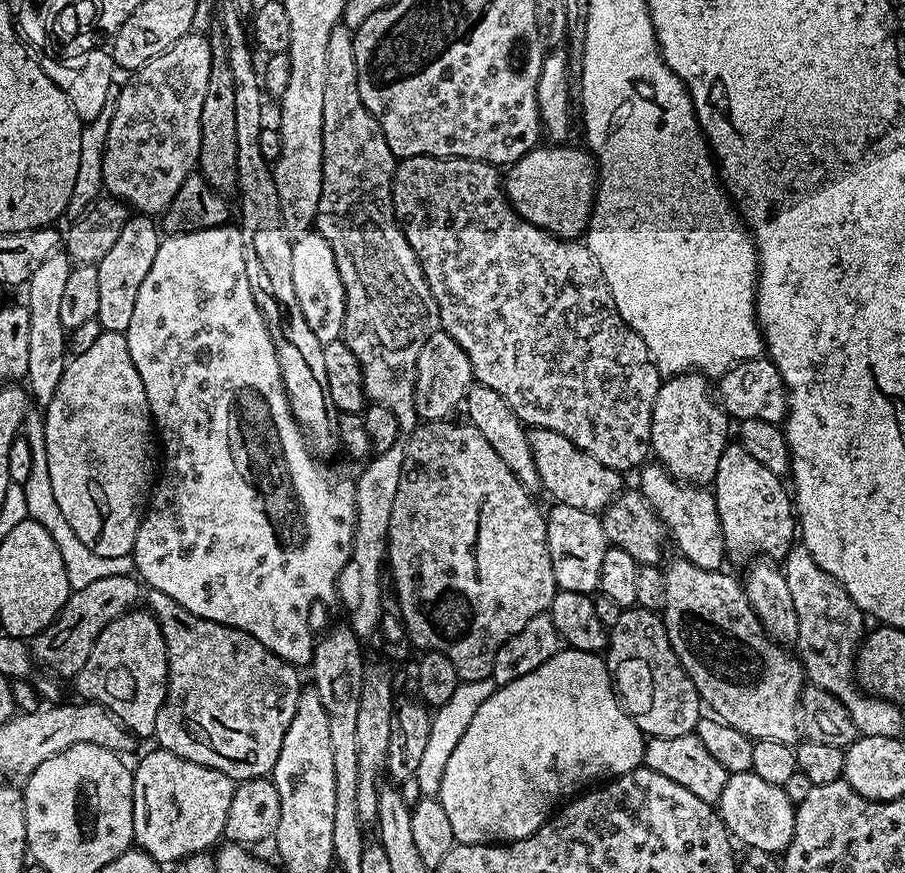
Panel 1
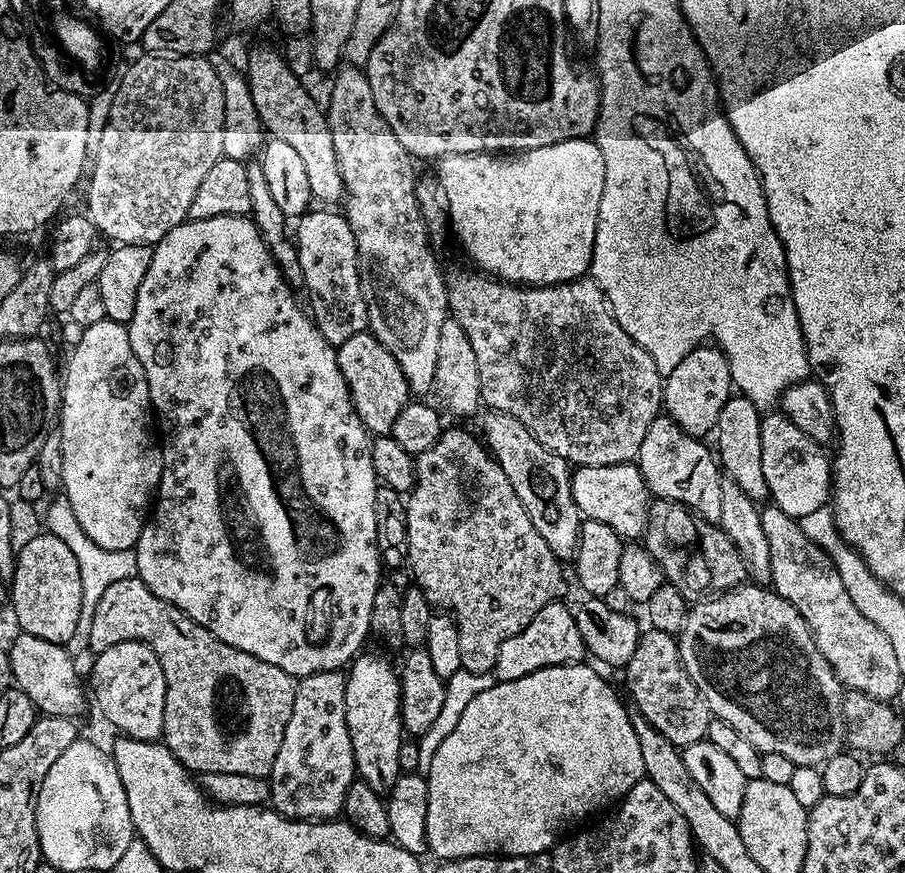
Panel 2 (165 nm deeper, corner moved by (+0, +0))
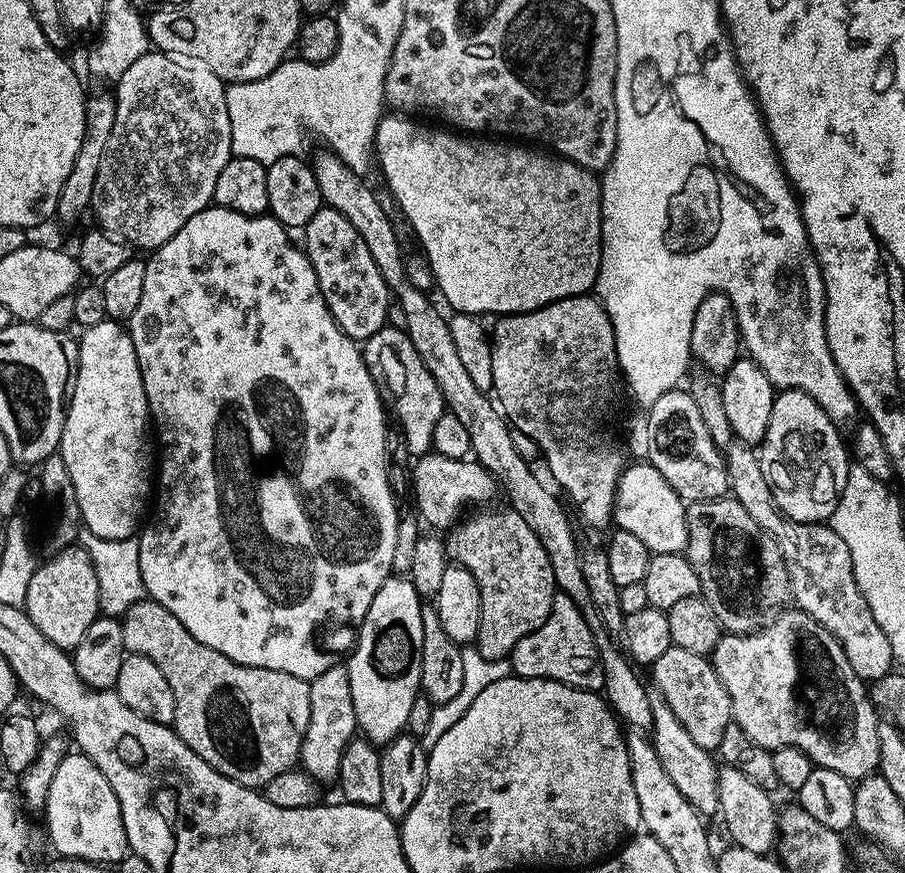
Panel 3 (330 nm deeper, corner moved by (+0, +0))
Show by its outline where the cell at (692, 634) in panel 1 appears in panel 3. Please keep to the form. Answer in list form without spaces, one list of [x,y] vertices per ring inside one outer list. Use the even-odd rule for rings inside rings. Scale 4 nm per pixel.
[[[789,610],[781,611],[775,619],[765,623],[763,627],[755,632],[721,635],[718,646],[712,651],[710,659],[714,670],[718,674],[718,678],[722,678],[722,686],[726,686],[726,694],[730,694],[734,723],[742,726],[742,731],[745,732],[746,738],[750,738],[750,742],[758,742],[758,746],[769,750],[775,750],[777,748],[797,748],[805,752],[806,755],[812,759],[815,767],[838,770],[838,774],[842,774],[850,781],[855,782],[864,776],[873,775],[880,766],[878,709],[872,705],[872,697],[869,689],[866,687],[865,681],[860,680],[858,674],[854,674],[850,662],[846,662],[846,654],[842,650],[842,646],[817,620],[810,618],[805,612],[799,610],[788,611]]]

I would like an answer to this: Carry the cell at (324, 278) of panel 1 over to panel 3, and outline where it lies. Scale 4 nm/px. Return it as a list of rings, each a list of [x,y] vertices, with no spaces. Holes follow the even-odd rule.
[[[322,206],[304,227],[302,236],[303,251],[308,253],[314,274],[318,274],[318,286],[334,322],[338,322],[351,340],[369,340],[377,330],[385,327],[390,293],[382,274],[378,274],[378,266],[374,266],[374,258],[366,242],[362,242],[362,234],[358,234],[358,230],[354,230],[354,226],[350,226],[338,210]]]

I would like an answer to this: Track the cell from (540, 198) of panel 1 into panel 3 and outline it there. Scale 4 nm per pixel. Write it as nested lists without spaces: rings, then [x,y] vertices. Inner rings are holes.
[[[408,114],[381,116],[380,125],[376,128],[374,160],[377,165],[380,163],[384,180],[388,183],[388,192],[396,199],[401,214],[408,219],[408,224],[428,259],[428,268],[436,279],[436,288],[453,308],[453,313],[477,318],[484,318],[484,315],[492,316],[491,318],[517,316],[520,312],[533,312],[567,296],[582,296],[593,291],[596,275],[600,273],[600,180],[593,173],[572,160],[565,160],[559,155],[532,146],[501,142],[496,138],[477,138],[472,134],[457,134],[443,127],[431,128],[428,124],[419,124],[416,120],[419,119]]]

